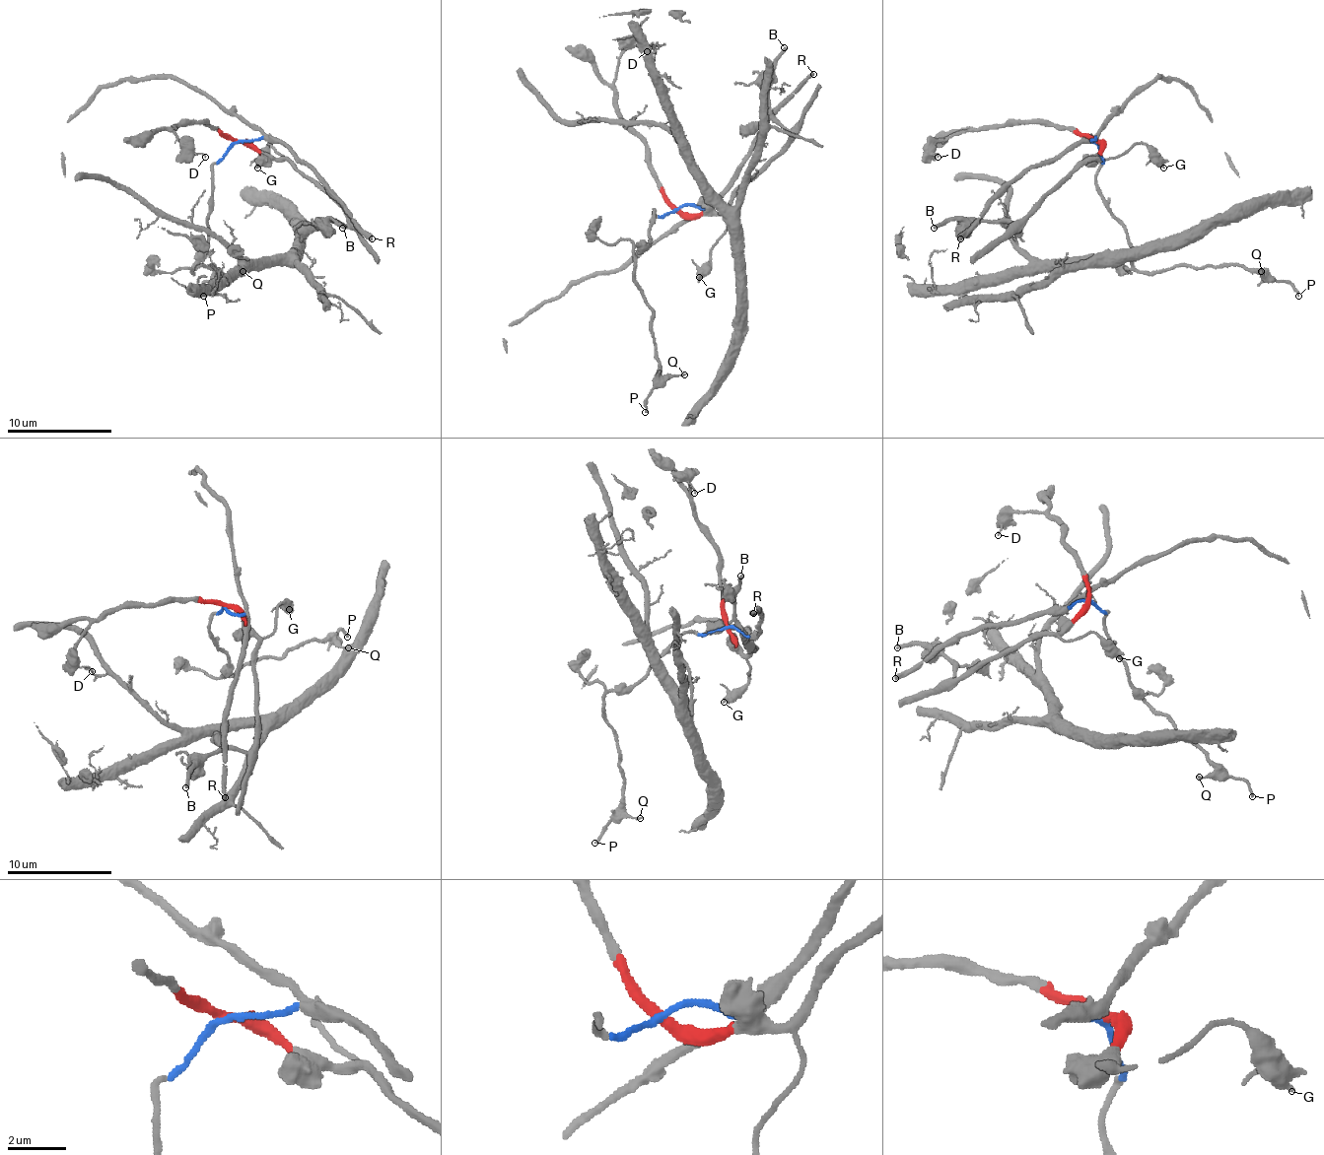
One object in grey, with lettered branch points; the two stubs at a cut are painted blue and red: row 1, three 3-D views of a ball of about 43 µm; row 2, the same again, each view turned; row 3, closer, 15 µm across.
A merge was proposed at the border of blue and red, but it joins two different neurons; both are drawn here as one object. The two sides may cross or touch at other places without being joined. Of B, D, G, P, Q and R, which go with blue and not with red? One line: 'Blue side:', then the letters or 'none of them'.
Blue side: P, Q, R

